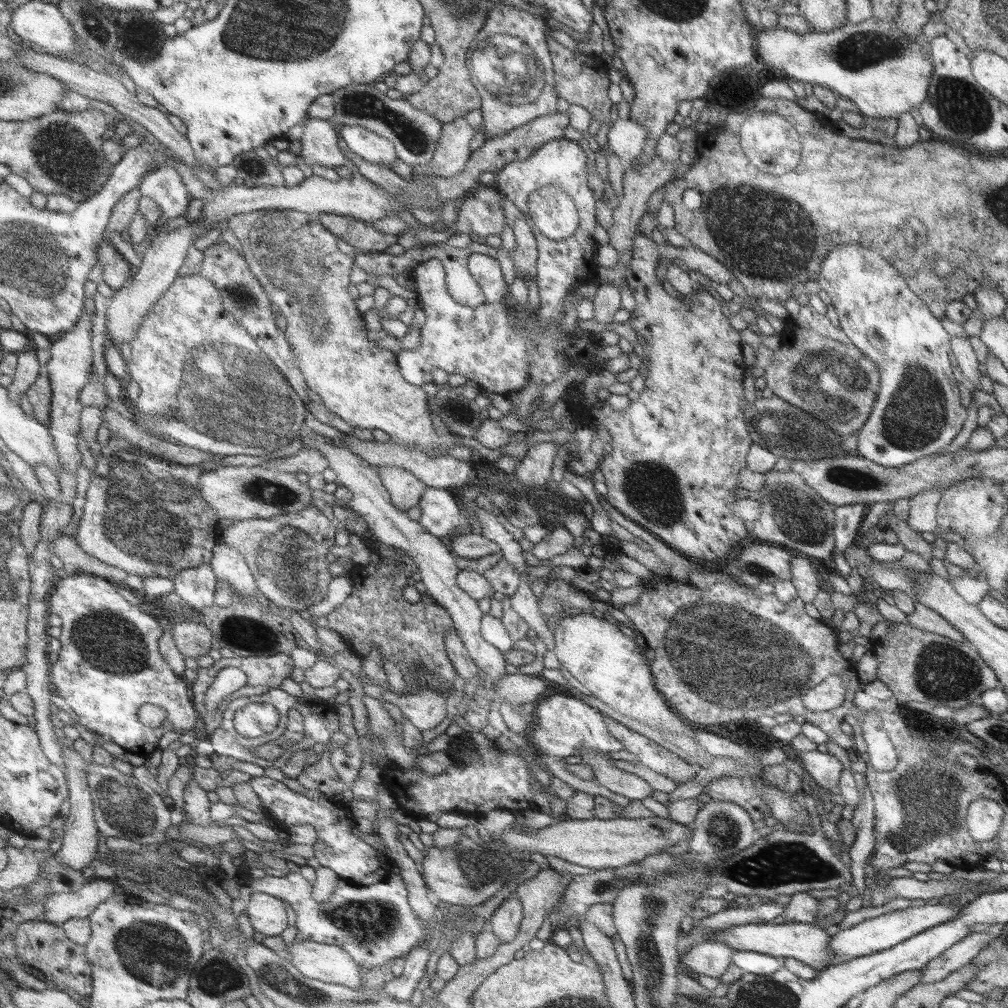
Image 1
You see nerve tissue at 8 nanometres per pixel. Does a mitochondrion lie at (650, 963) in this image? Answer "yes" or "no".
yes

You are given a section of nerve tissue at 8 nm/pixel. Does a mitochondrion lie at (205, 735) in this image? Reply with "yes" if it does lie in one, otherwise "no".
no

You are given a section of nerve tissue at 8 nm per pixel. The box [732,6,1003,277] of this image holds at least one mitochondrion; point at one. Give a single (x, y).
(965, 112)

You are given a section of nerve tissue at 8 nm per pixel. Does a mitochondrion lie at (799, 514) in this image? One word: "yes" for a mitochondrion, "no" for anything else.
yes

